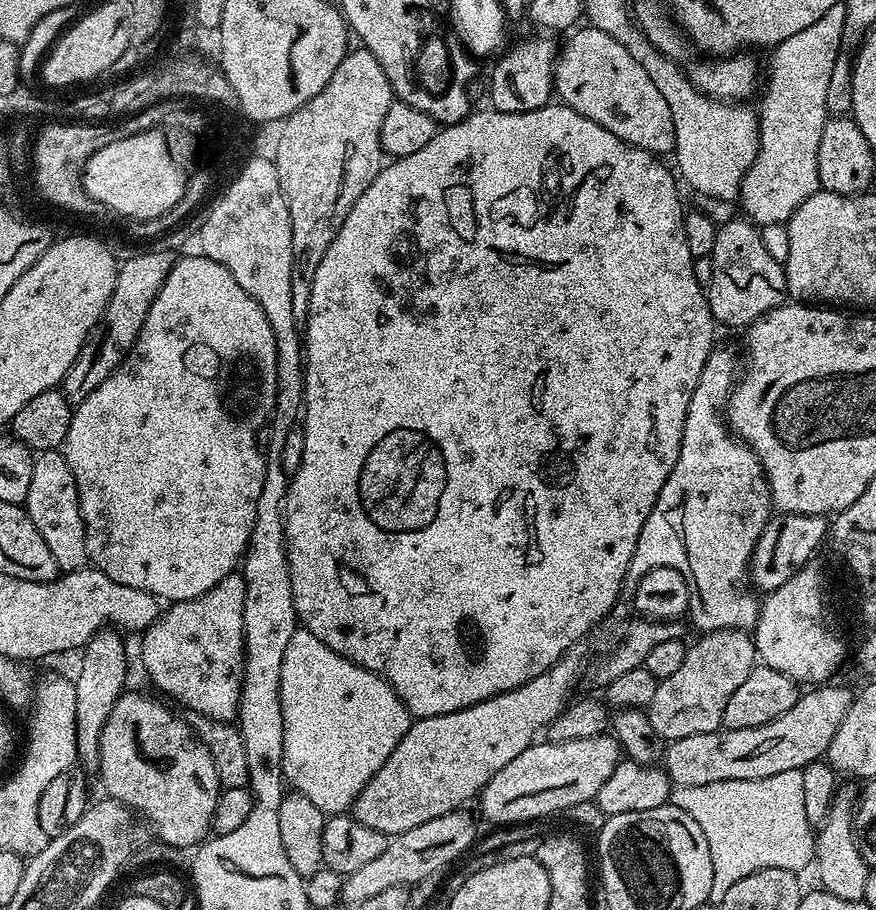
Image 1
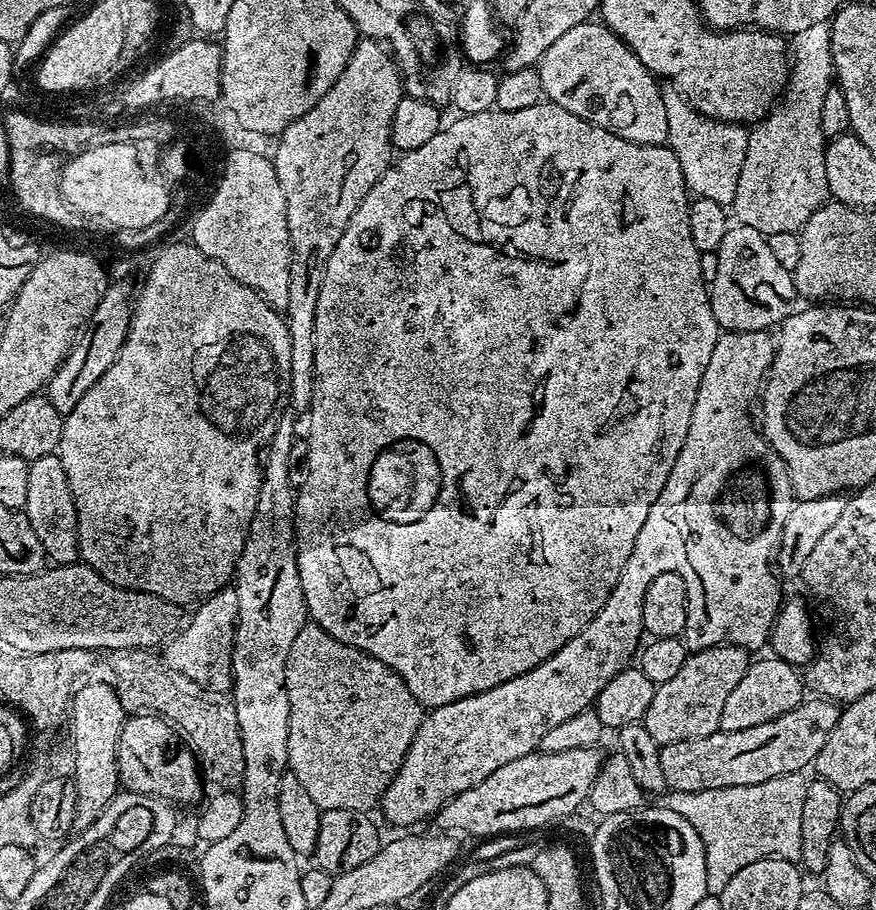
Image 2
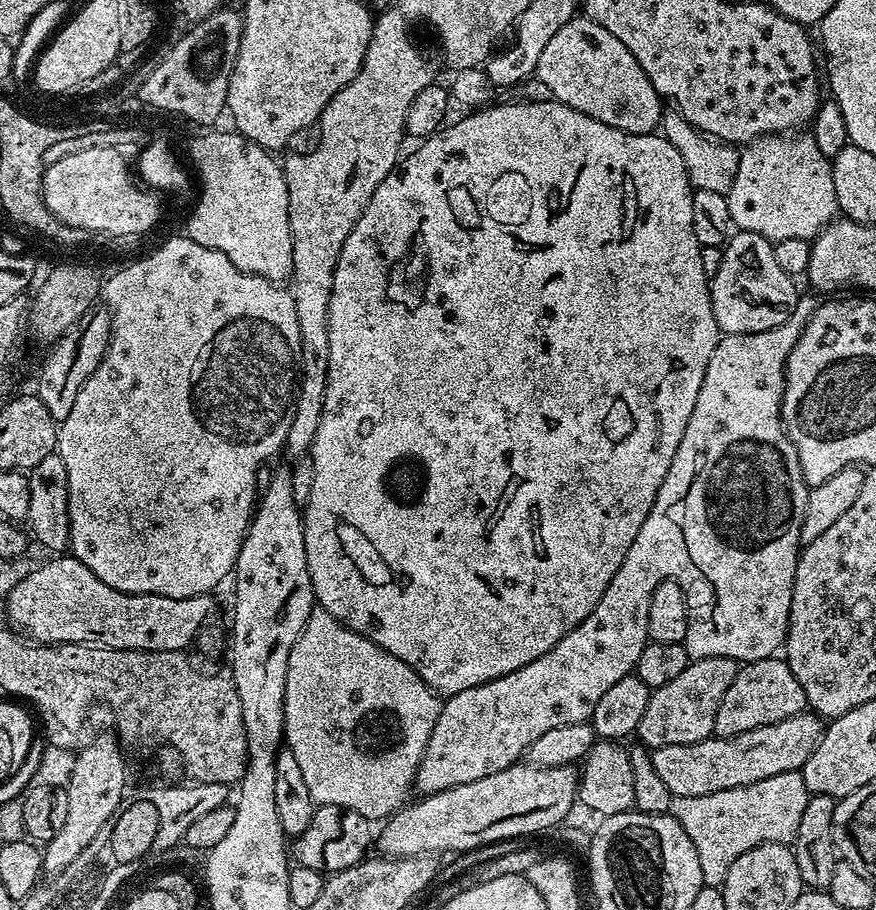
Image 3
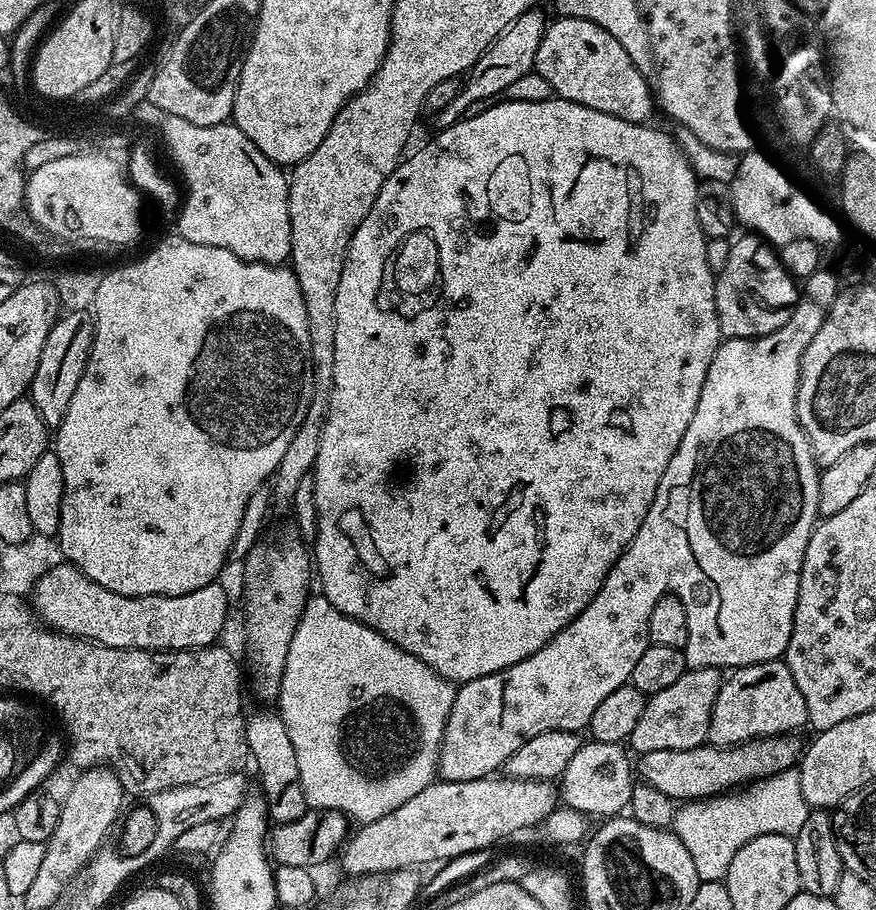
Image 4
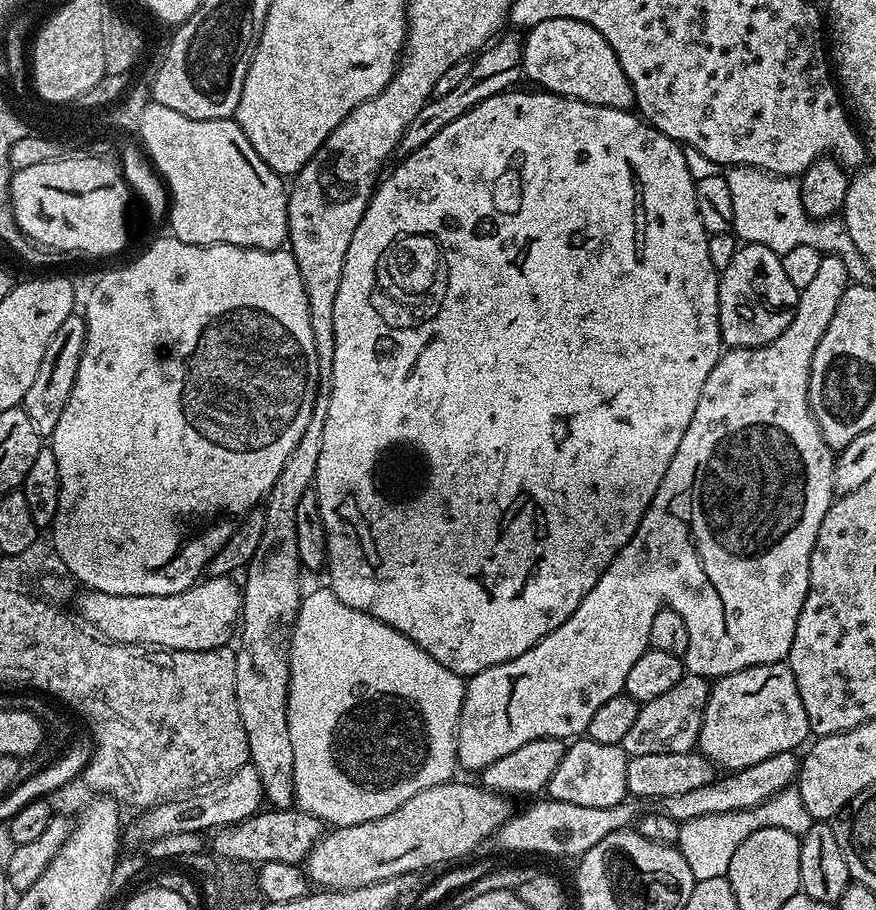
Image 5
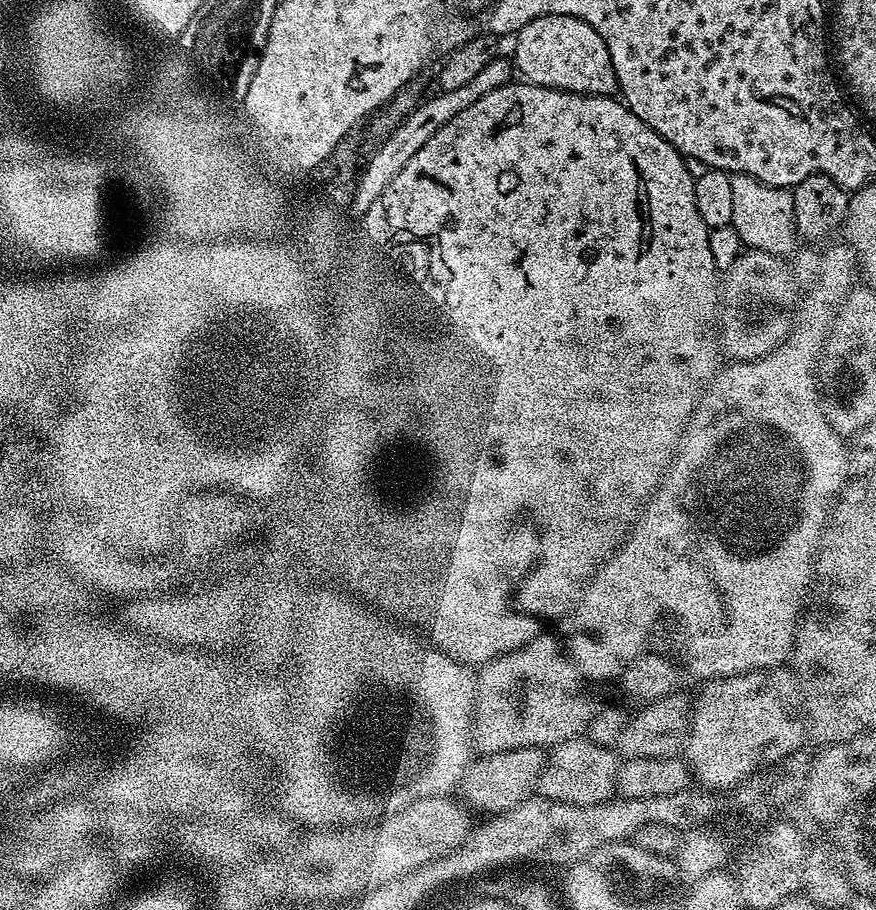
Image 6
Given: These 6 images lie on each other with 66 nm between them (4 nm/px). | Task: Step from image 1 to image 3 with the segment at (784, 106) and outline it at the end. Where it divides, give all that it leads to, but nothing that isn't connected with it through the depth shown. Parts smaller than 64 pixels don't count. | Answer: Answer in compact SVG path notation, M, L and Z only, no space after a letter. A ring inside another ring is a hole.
M793 130L787 134L760 136L739 149L738 170L726 197L729 218L741 232L762 234L762 238L778 241L782 238L802 238L811 241L825 224L837 219L838 209L834 194L834 174L829 156L818 150L818 142L811 131Z

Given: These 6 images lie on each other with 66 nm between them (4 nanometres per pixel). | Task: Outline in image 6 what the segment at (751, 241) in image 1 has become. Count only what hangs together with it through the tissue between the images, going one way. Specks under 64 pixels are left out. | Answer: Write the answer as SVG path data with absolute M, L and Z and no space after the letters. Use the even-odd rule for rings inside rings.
M755 250L741 251L740 257L723 273L720 285L720 347L729 361L757 360L769 356L775 348L792 332L796 314L802 299L801 289L797 288L792 269L779 256Z

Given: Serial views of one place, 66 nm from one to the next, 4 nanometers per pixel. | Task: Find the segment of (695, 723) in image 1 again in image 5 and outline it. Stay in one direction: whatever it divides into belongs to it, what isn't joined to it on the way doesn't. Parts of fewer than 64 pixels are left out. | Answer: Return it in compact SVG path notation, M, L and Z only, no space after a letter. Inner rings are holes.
M685 674L666 694L640 705L638 718L630 726L622 745L629 757L642 754L682 754L700 743L702 714L706 710L710 684L699 674Z

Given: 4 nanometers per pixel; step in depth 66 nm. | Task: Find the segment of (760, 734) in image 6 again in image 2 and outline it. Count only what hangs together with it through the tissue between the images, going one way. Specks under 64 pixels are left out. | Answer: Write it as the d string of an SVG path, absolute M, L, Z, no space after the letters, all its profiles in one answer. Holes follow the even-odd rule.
M779 658L771 659L753 659L749 663L746 674L742 674L742 682L738 682L738 686L734 686L734 691L726 697L720 731L750 730L750 726L762 726L762 722L770 722L794 710L794 706L798 706L805 699L806 684L801 673L800 676L796 673L799 672L797 665L788 664Z

